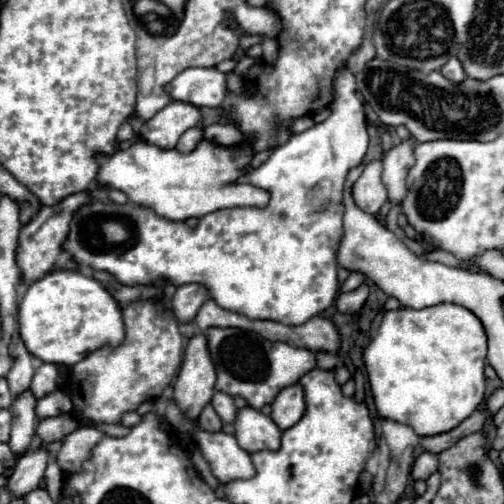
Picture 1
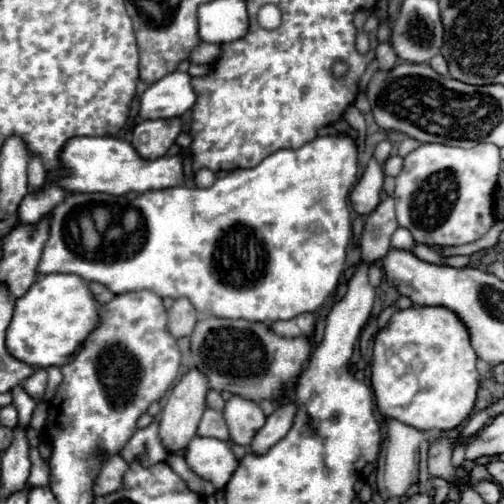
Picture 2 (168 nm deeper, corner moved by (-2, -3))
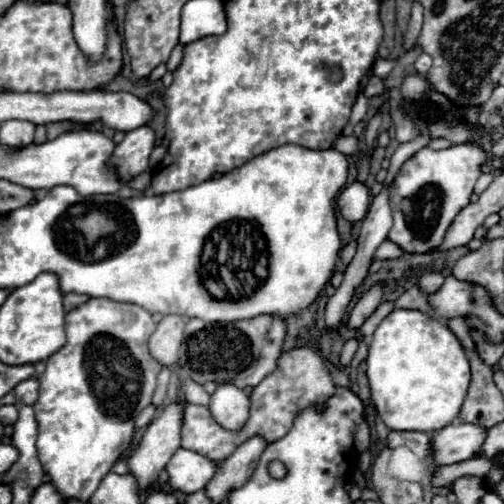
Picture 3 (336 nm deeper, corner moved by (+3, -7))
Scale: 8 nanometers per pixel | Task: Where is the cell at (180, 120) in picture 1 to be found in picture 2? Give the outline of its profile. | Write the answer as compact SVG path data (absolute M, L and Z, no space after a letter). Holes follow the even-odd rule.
M148 119L134 127L132 147L144 159L158 159L168 153L182 131L182 119Z

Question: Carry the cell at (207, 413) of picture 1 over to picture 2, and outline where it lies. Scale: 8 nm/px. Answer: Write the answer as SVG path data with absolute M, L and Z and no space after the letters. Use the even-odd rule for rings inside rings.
M206 409L204 415L202 415L202 421L198 425L198 435L228 441L228 427L226 427L226 421L224 421L224 415L220 411Z

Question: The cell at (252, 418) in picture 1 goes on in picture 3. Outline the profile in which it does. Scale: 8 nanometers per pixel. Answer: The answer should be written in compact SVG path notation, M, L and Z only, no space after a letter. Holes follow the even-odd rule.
M221 383L211 395L209 411L221 427L237 431L249 419L249 397L233 383Z

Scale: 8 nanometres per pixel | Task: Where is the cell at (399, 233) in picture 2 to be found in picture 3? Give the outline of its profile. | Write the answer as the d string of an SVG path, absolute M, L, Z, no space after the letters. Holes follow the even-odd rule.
M387 239L375 251L374 259L395 259L395 257L401 257L401 255L405 255L405 251Z

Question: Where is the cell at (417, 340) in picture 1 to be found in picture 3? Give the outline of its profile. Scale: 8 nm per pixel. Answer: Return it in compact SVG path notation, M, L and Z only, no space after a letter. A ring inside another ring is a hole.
M393 309L373 333L367 379L373 405L389 429L437 431L459 415L471 371L463 345L447 325L421 311Z

